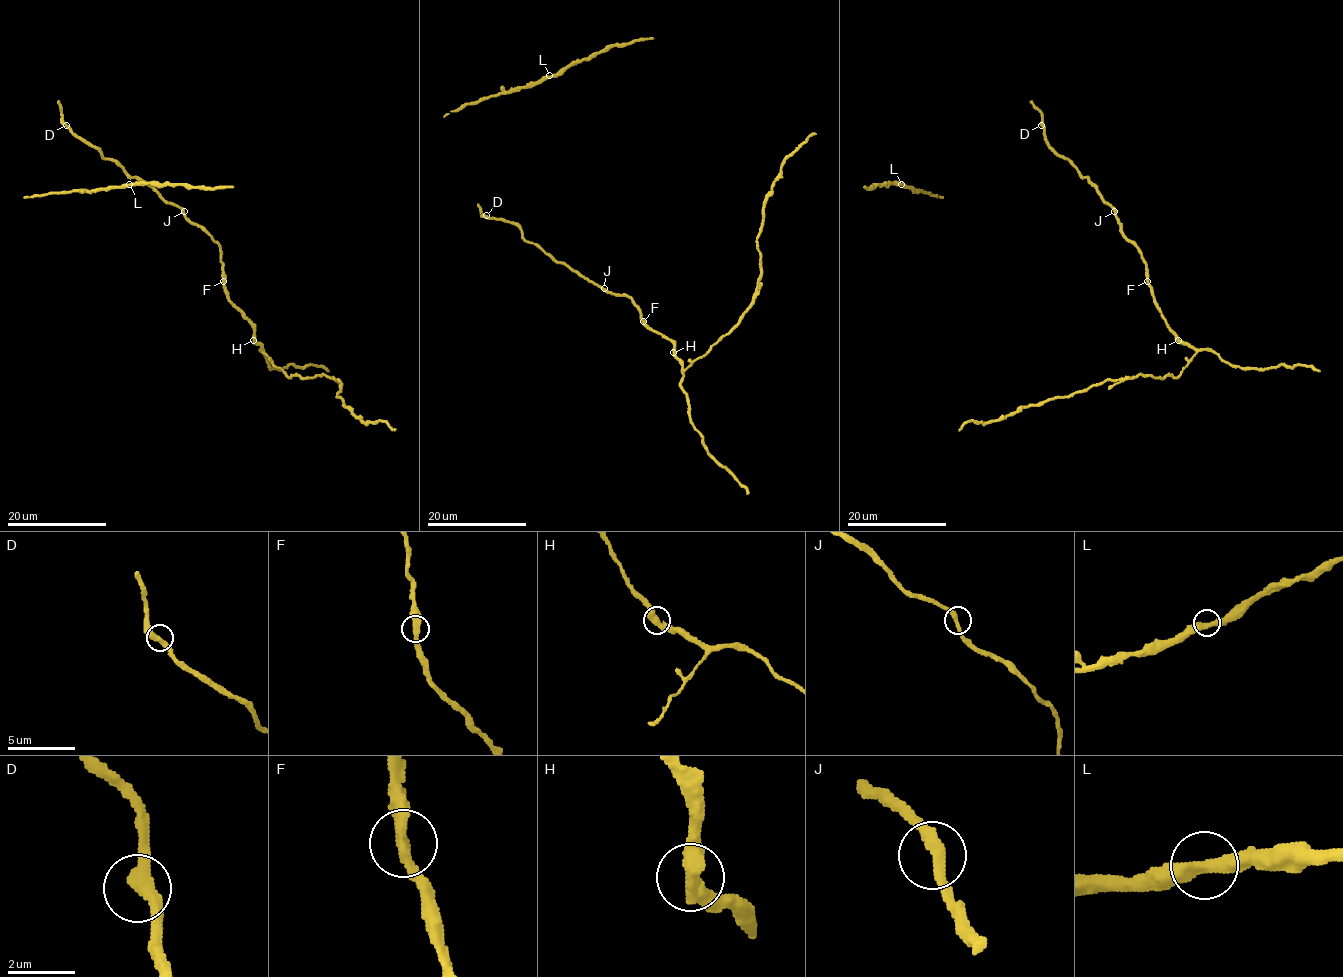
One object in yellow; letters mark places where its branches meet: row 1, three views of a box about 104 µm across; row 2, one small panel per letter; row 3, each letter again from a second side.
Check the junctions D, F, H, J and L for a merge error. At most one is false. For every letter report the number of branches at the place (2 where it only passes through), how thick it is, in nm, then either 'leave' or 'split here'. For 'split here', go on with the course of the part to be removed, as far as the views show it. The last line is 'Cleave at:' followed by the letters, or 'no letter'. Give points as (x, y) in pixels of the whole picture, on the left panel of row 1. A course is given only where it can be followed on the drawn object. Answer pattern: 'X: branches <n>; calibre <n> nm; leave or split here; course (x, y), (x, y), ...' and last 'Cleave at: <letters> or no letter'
D: branches 2; calibre 440 nm; leave
F: branches 2; calibre 380 nm; leave
H: branches 2; calibre 440 nm; leave
J: branches 2; calibre 320 nm; leave
L: branches 2; calibre 400 nm; leave
Cleave at: no letter

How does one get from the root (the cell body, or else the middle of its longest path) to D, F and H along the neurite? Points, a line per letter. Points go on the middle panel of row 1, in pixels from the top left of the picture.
D: (603, 289), (528, 242), (516, 225), (486, 215)
F: (603, 289), (626, 294), (638, 308), (643, 321)
H: (603, 289), (626, 294), (638, 308), (642, 320), (673, 344), (673, 352)

